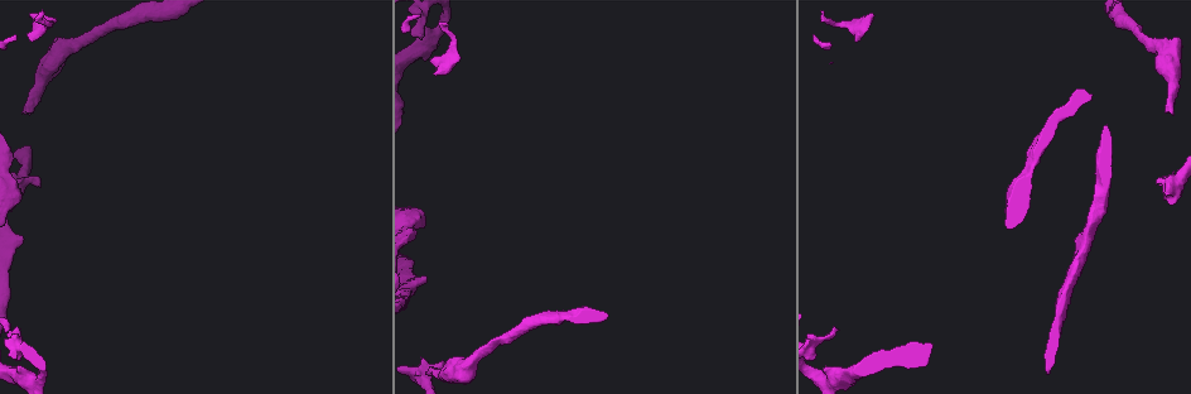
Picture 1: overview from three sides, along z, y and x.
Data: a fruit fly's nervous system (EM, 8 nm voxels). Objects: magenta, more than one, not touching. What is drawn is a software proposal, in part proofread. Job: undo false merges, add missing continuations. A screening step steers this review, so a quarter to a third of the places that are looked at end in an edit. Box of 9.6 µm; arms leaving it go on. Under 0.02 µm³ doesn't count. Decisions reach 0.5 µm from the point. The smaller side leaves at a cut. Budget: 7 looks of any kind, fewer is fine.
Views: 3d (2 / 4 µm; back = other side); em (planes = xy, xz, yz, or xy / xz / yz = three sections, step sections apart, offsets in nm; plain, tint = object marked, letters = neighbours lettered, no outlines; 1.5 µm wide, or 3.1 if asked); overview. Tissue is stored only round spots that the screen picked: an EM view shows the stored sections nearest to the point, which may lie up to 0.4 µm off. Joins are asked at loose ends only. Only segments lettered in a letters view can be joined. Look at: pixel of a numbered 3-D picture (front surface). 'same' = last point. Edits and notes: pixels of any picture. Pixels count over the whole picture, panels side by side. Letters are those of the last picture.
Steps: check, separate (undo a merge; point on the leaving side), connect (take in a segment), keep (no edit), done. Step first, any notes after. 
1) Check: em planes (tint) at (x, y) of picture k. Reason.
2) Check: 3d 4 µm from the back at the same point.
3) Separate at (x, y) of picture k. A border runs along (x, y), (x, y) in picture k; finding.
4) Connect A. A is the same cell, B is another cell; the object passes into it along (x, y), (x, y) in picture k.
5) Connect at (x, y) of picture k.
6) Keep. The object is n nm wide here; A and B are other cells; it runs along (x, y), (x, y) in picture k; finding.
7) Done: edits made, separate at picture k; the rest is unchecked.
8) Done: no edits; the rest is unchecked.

Check: 3d 4 µm at (442, 361) of picture 1. An open end.

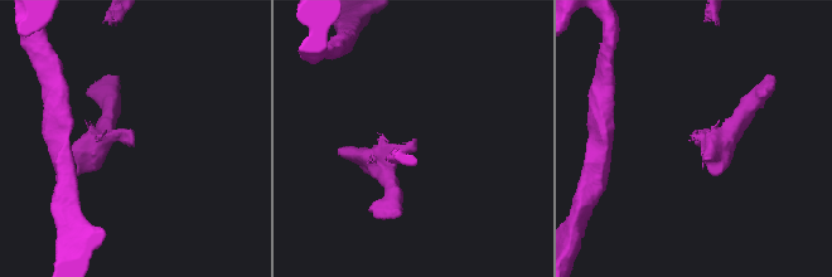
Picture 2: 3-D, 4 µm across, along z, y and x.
Check: em yz step 4 (tint) at (134, 143) of picture 2.

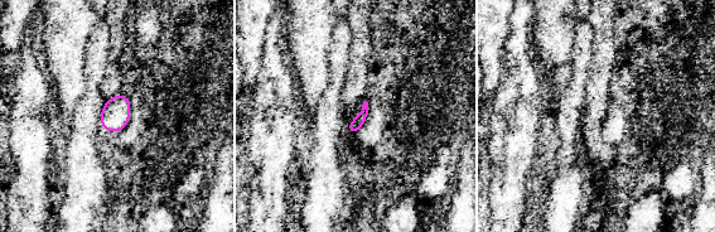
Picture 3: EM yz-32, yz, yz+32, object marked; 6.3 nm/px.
Check: em planes (letters) at the same point. Another direction.

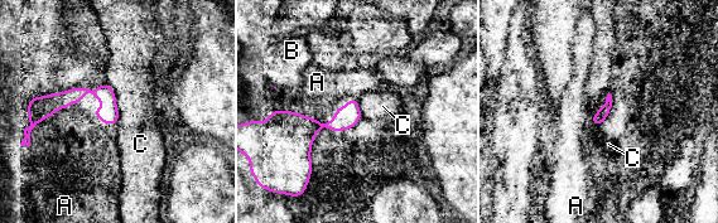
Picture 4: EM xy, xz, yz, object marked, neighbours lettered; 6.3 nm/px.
Keep. A, B and C are other cells; a border runs along (119, 119), (116, 124) in picture 4; none of them fits.

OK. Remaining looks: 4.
Check: em yz step 4 (tint) at (1171, 113) of picture 1. An open end.

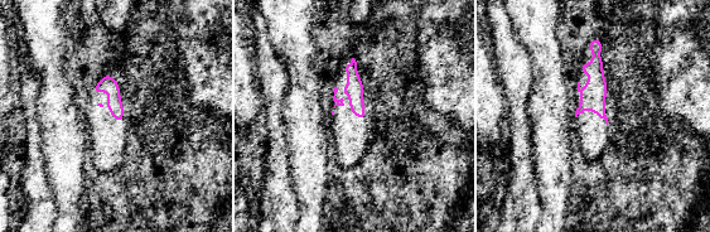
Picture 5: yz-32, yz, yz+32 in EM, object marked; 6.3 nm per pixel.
Check: em planes (letters) at the same point.

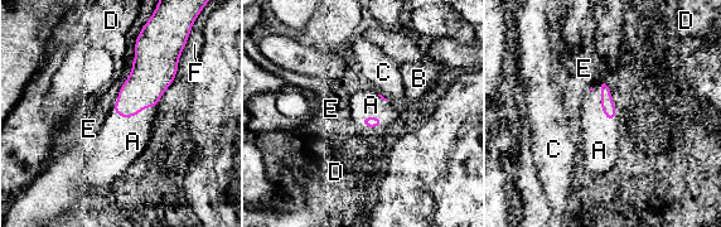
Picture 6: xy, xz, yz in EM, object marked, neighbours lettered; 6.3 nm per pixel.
Connect A. A is the same cell, B, C, D, E and F are other cells; the object passes into it along (150, 76), (139, 112), (132, 141) in picture 6; it goes on there.

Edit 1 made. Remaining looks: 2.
Done: edits made, connect at picture 6; the rest is unchecked.

